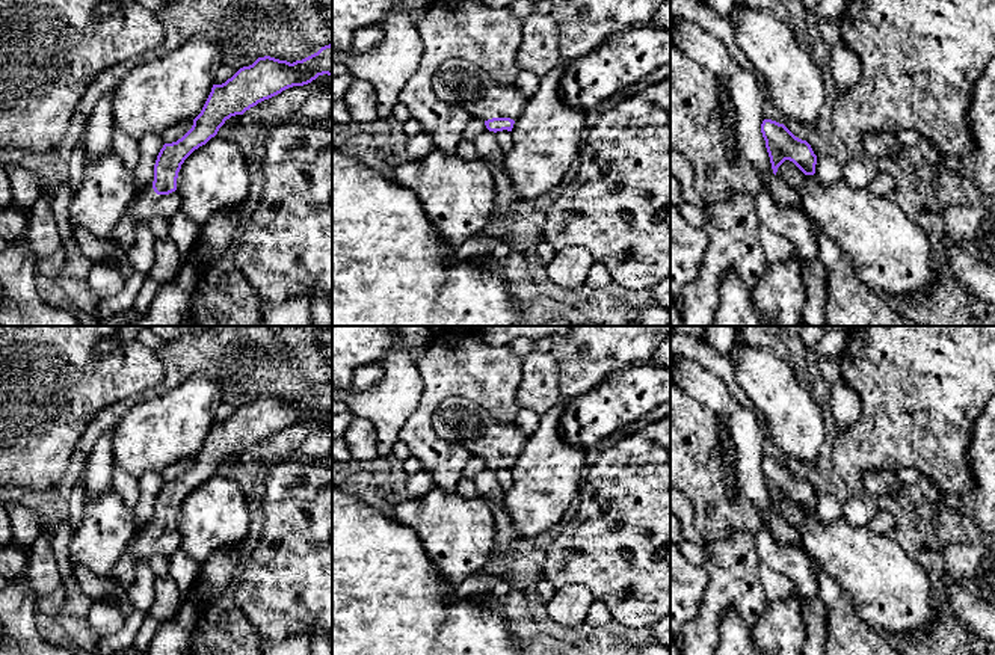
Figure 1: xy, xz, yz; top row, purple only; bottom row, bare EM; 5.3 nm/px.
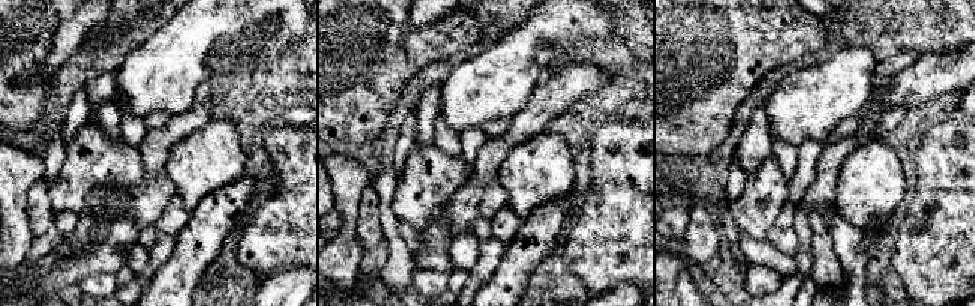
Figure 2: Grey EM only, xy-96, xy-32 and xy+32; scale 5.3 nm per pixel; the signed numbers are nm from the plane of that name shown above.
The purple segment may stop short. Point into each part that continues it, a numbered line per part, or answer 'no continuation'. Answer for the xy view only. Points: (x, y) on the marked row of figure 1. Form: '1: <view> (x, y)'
1: xy (144, 207)

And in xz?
1: xz (456, 80)

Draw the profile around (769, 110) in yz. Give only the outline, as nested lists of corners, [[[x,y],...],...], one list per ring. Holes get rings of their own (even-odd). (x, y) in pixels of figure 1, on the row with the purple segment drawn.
[[[769,98],[764,100],[762,116],[764,119],[784,124],[796,137],[802,140],[808,139],[808,134],[803,131],[803,124],[782,115]]]

